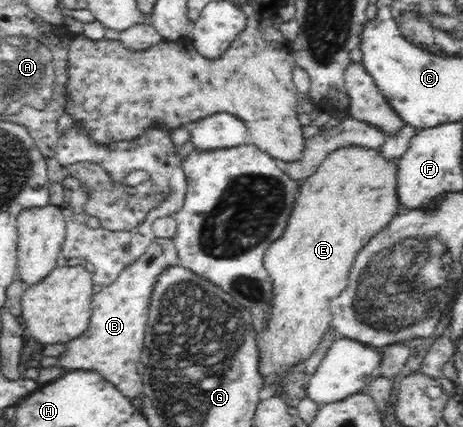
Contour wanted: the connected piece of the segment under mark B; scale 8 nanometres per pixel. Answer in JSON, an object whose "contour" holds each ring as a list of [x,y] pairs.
{"contour":[[[154,239],[147,252],[132,265],[126,266],[117,280],[103,287],[93,296],[90,324],[78,338],[65,343],[66,352],[58,357],[61,368],[68,370],[90,370],[103,376],[116,386],[124,396],[142,396],[141,374],[136,364],[140,362],[147,327],[148,309],[152,290],[158,275],[171,266],[180,265],[180,257],[173,239]]]}

